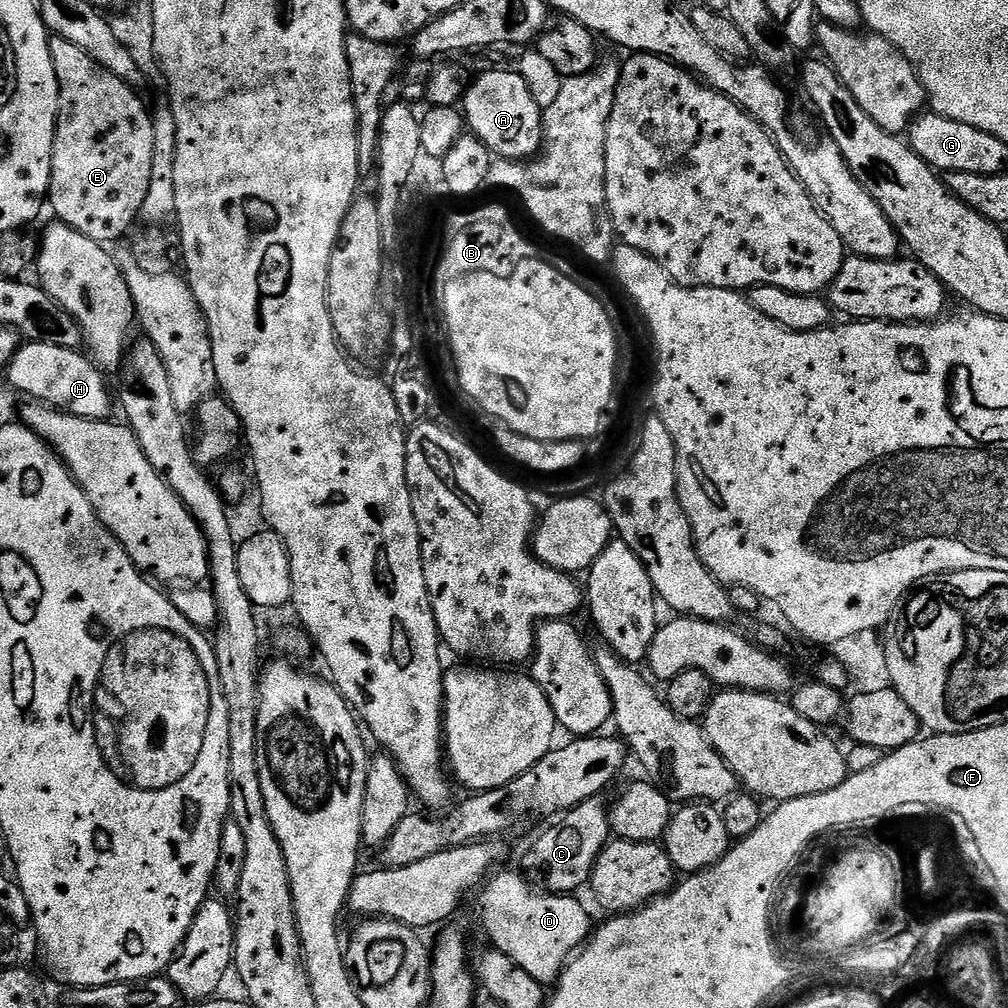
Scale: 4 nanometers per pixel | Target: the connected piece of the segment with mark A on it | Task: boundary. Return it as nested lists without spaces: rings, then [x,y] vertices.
[[[484,72],[476,81],[467,85],[462,99],[462,115],[471,135],[479,138],[490,152],[494,148],[526,148],[526,142],[534,141],[532,133],[542,126],[542,109],[536,105],[528,89],[528,83],[519,74],[508,72]]]

